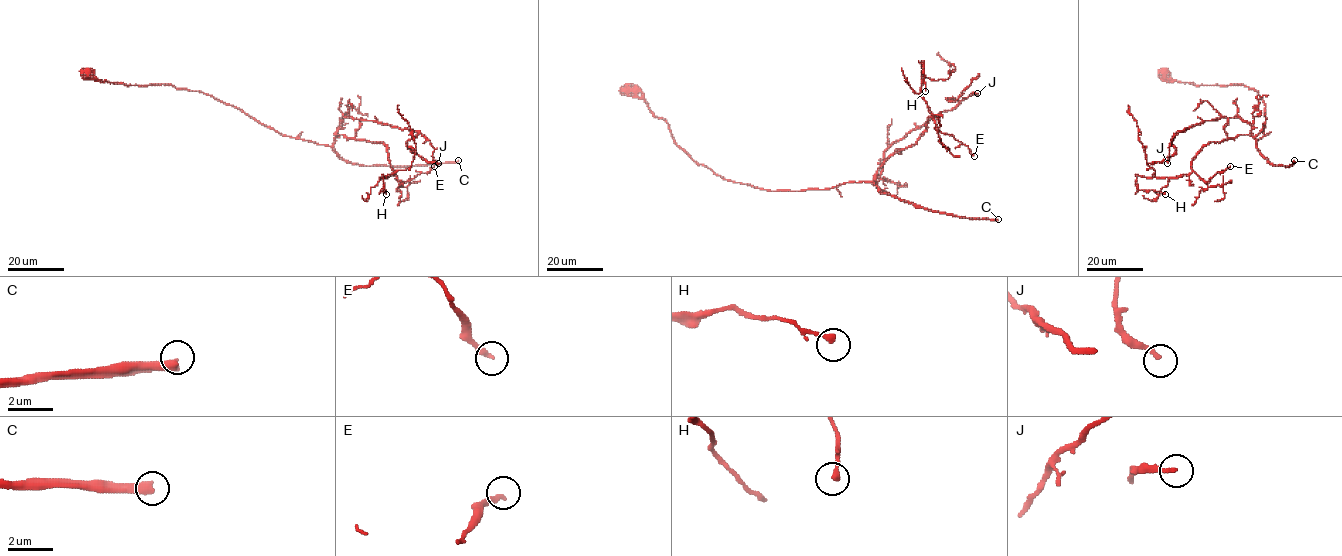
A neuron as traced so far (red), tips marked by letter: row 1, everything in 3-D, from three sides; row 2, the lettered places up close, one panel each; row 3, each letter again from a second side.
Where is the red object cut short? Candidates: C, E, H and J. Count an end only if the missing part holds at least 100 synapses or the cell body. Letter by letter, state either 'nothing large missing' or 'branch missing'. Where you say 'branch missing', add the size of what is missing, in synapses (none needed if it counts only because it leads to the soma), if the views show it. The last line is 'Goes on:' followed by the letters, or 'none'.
C: branch missing | 450 syn
E: nothing large missing
H: nothing large missing
J: nothing large missing
Goes on: C

